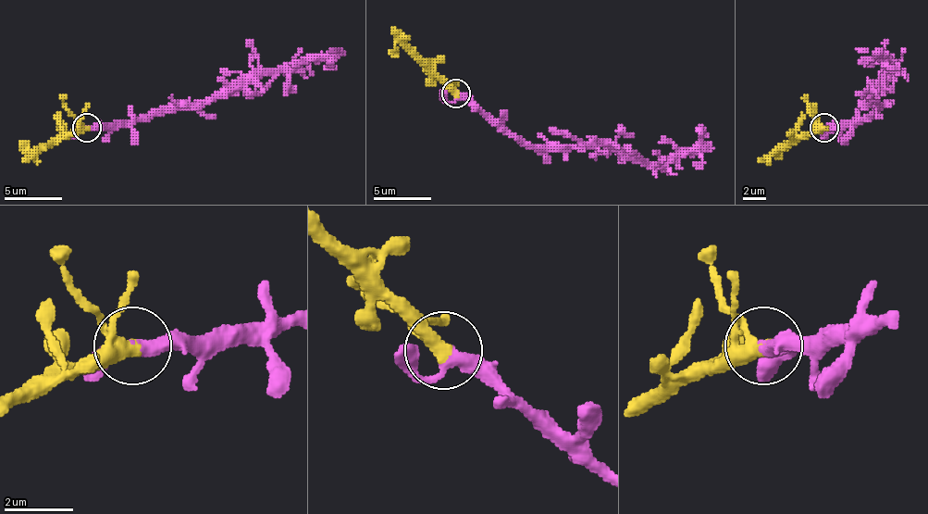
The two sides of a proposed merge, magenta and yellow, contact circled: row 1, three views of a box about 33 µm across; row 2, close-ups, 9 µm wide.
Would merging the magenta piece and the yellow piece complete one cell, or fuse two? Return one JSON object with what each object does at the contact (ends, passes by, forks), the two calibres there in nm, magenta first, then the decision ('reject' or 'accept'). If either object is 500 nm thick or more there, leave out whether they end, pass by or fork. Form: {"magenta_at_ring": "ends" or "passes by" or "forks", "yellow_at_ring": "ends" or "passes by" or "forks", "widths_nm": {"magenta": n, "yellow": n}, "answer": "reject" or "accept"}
{"magenta_at_ring": "passes by", "yellow_at_ring": "passes by", "widths_nm": {"magenta": 300, "yellow": 340}, "answer": "accept"}

